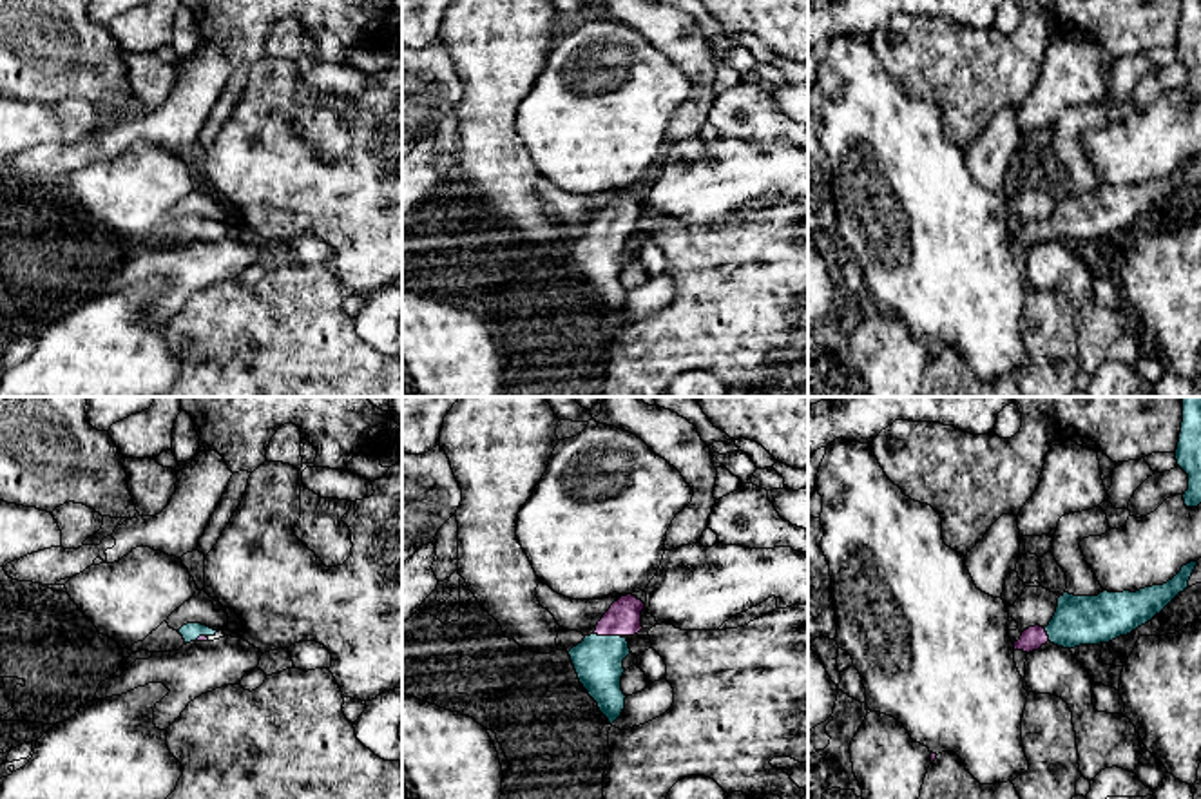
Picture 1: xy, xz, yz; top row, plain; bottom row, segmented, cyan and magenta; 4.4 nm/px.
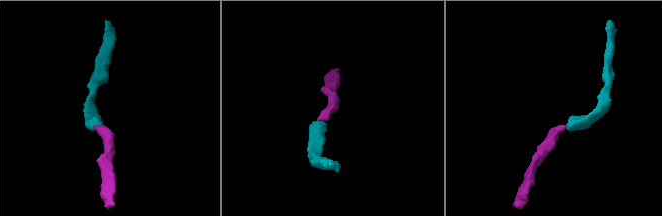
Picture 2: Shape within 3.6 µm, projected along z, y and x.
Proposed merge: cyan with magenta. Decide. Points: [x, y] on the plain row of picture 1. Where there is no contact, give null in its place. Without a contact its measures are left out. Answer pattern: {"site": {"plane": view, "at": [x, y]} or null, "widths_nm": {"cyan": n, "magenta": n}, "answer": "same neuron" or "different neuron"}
{"site": {"plane": "xz", "at": [607, 231]}, "widths_nm": {"cyan": 220, "magenta": 160}, "answer": "same neuron"}

